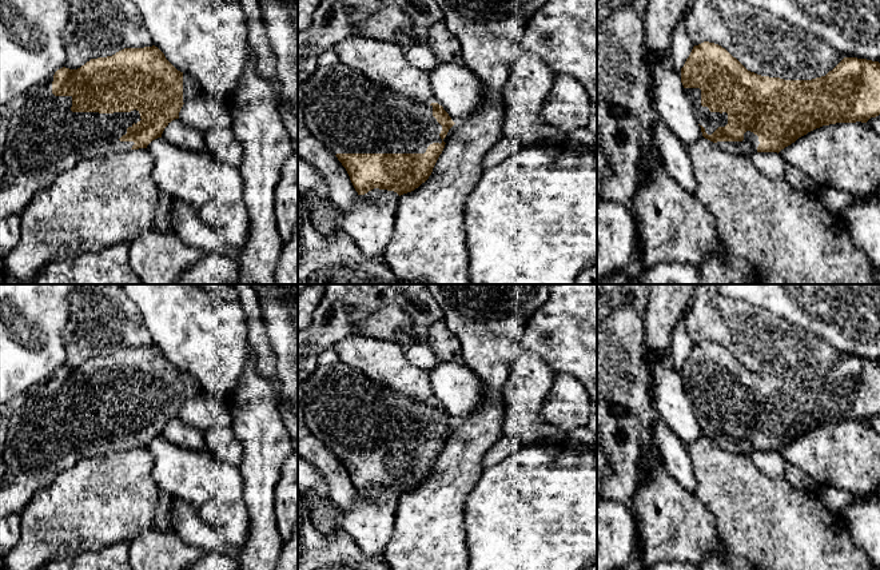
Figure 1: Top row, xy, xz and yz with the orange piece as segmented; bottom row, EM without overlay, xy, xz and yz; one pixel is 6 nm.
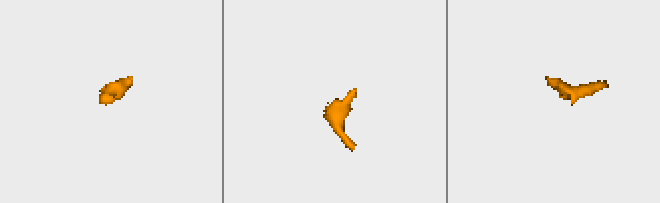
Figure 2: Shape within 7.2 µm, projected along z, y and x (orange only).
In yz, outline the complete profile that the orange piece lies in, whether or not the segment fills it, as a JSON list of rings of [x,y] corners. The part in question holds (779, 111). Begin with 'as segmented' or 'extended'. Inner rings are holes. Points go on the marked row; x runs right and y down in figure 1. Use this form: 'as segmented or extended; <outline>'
extended; [[[704,41],[694,45],[684,67],[681,83],[701,127],[702,136],[717,147],[738,156],[754,152],[780,152],[799,137],[823,125],[836,123],[867,123],[880,115],[880,63],[844,57],[825,76],[812,80],[784,80],[748,71],[718,44]]]

